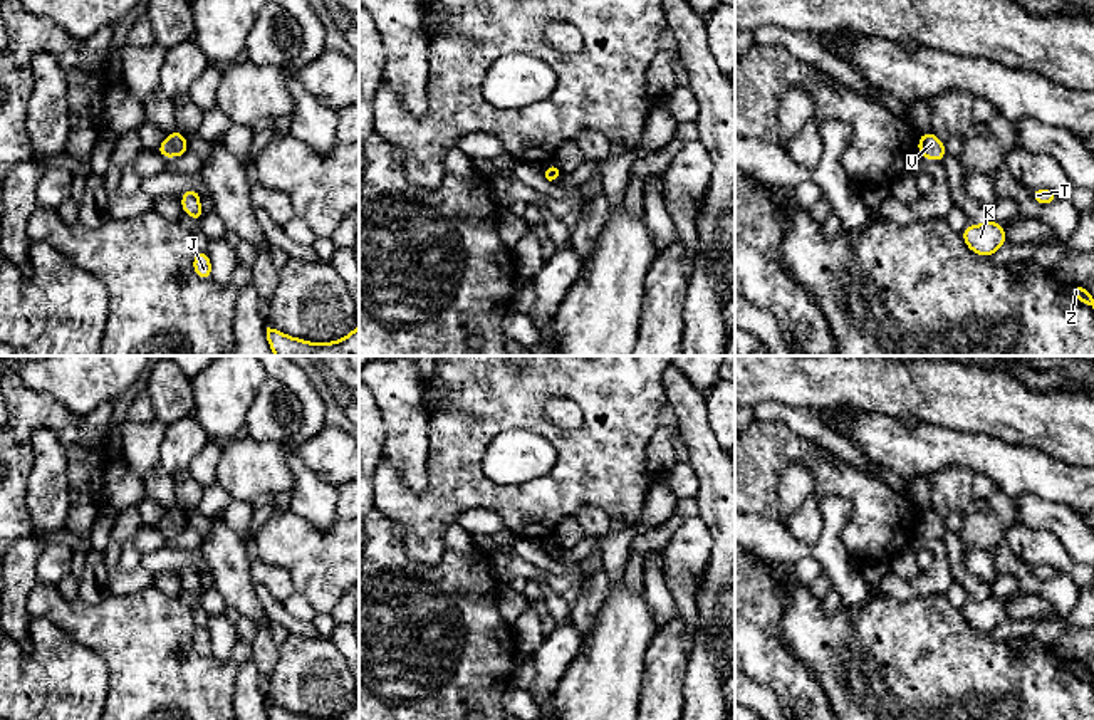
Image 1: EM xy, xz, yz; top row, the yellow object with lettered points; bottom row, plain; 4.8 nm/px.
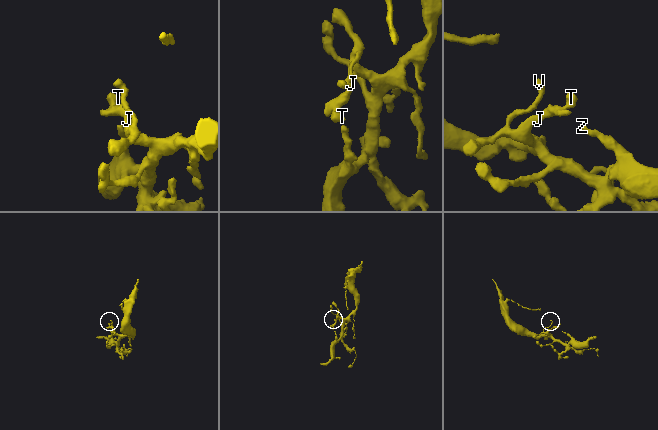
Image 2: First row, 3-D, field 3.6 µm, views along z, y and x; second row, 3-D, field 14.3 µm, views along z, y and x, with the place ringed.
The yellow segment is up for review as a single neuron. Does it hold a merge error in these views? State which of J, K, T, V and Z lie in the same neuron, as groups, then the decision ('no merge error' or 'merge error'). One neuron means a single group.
groups J K T V Z; no merge error

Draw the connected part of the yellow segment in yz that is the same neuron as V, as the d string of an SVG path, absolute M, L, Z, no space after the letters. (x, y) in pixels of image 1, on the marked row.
M933 131L919 134L918 153L921 158L930 158L941 163L945 159L945 143Z

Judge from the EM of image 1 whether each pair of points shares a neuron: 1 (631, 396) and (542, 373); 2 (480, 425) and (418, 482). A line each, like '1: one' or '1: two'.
1: one
2: two

